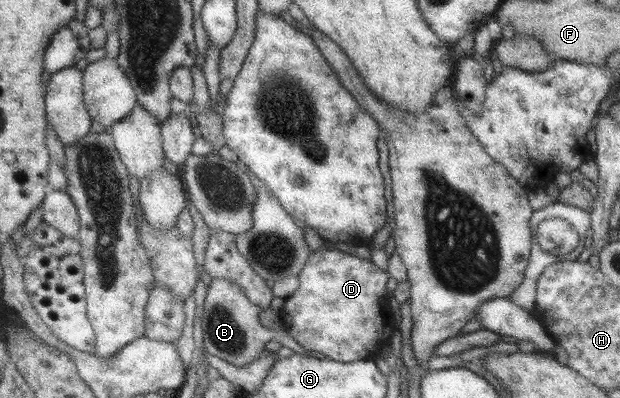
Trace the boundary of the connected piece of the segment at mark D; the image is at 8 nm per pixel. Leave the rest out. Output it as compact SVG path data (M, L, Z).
M322 247L310 251L296 276L298 288L283 298L278 312L281 326L296 343L340 363L365 360L386 351L387 331L394 324L386 295L386 271L369 259Z

